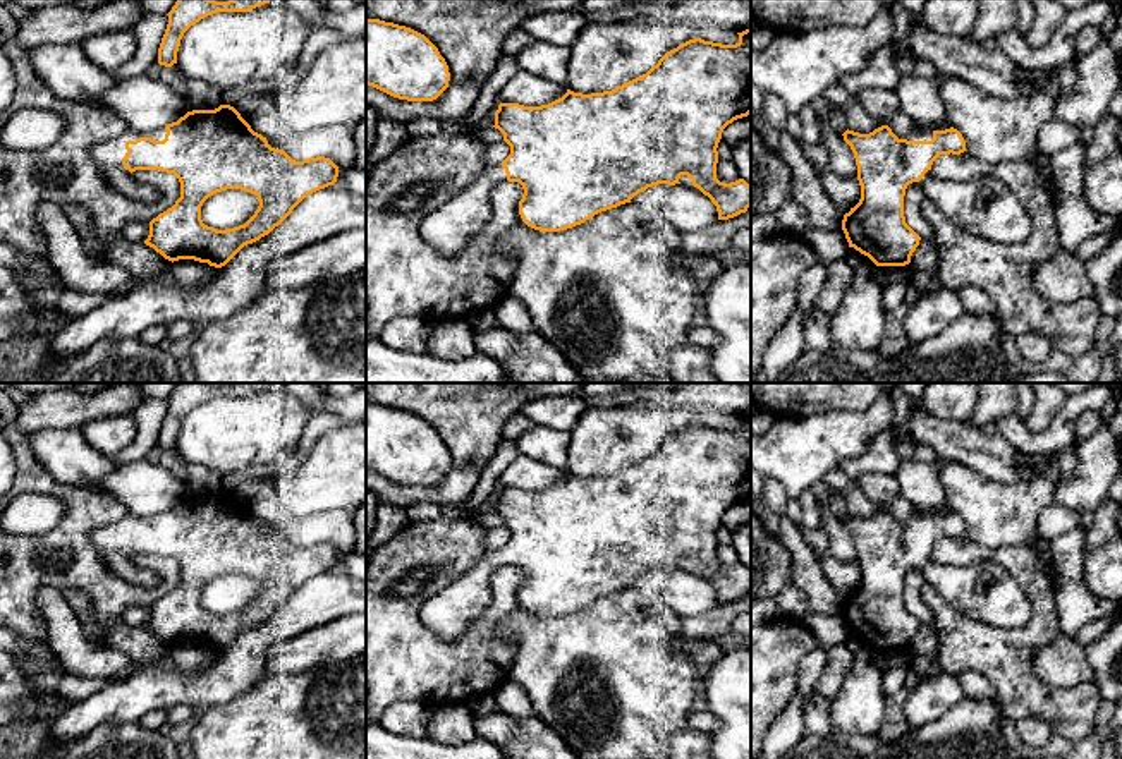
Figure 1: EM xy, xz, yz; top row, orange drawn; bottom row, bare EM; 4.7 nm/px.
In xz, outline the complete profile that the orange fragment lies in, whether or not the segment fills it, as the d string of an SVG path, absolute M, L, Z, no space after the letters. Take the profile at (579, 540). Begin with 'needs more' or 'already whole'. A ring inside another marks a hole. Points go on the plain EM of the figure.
needs more | M751 414L739 419L735 429L689 424L667 436L646 458L612 476L567 477L541 491L500 488L495 496L495 513L503 519L510 539L500 548L485 551L483 556L454 584L428 599L421 608L421 622L442 641L455 641L490 606L491 580L509 567L519 567L524 574L519 586L522 606L540 616L560 616L584 608L595 599L631 587L634 580L658 568L675 570L687 560L692 570L716 591L718 604L729 604L746 598L751 591L751 570L739 563L725 568L716 563L718 527L723 513L737 503L751 498Z

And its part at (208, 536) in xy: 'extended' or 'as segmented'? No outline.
extended

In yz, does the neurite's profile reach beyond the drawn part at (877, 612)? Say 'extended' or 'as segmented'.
extended

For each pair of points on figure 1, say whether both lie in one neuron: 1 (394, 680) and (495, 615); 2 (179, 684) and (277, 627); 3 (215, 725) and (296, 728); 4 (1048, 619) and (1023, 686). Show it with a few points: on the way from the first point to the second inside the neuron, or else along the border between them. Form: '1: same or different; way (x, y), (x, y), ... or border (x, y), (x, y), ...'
1: same; way (420, 668), (444, 668), (471, 641)
2: same; way (203, 684), (217, 684), (253, 648)
3: same; way (236, 728), (275, 728)
4: same; way (1033, 636), (1023, 646), (1023, 668)

